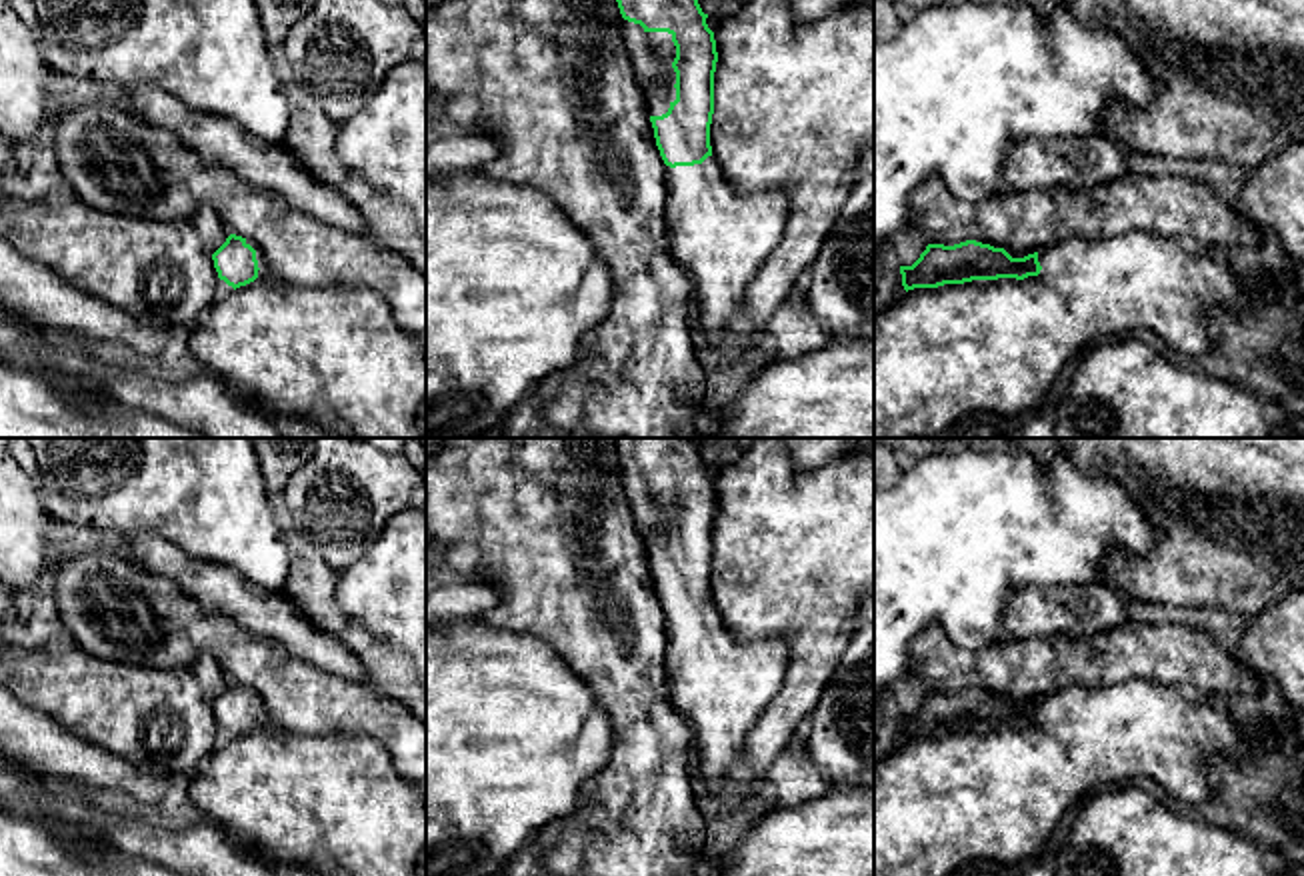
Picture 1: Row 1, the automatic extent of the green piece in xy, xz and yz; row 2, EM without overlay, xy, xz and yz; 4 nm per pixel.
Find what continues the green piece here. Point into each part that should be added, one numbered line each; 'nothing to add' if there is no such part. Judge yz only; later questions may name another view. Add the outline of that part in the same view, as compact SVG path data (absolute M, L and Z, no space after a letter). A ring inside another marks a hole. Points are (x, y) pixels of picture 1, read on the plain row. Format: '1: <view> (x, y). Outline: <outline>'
1: yz (940, 802). Outline: M1148 680L1060 688L1040 696L1038 710L1040 722L1024 728L914 736L874 764L874 876L950 876L978 860L996 862L1012 874L1048 856L1048 840L1064 812L1094 790L1148 776L1176 800L1202 804L1214 796L1214 786L1204 774L1214 756L1240 764L1260 754L1250 730L1238 726L1230 714L1188 702L1172 686Z

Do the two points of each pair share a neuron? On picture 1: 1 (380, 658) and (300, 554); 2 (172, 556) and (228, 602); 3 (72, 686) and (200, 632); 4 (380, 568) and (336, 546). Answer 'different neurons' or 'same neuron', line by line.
1: same neuron
2: same neuron
3: different neurons
4: different neurons

